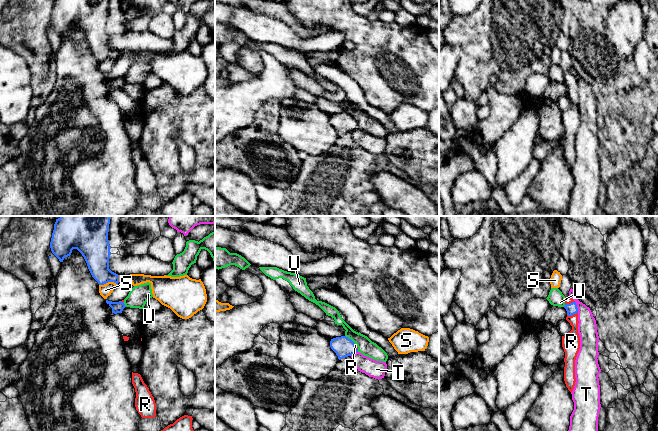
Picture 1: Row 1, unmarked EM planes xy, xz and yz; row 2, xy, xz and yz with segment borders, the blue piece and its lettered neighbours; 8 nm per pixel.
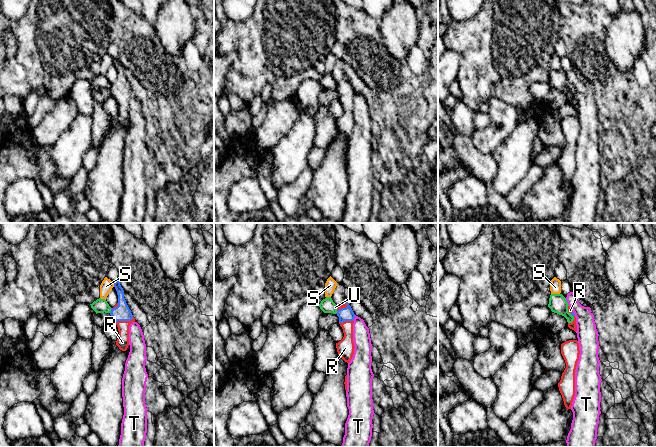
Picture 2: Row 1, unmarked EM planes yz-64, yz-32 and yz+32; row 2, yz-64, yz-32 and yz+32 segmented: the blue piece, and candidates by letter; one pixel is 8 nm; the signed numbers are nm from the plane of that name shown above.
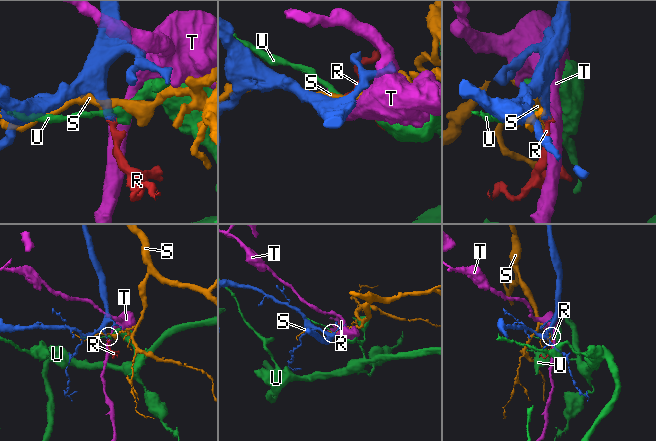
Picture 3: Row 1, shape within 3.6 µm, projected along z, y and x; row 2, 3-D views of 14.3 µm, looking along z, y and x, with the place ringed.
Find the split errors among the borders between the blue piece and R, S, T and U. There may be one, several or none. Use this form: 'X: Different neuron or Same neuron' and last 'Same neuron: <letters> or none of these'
R: Same neuron
S: Different neuron
T: Different neuron
U: Different neuron
Same neuron: R

